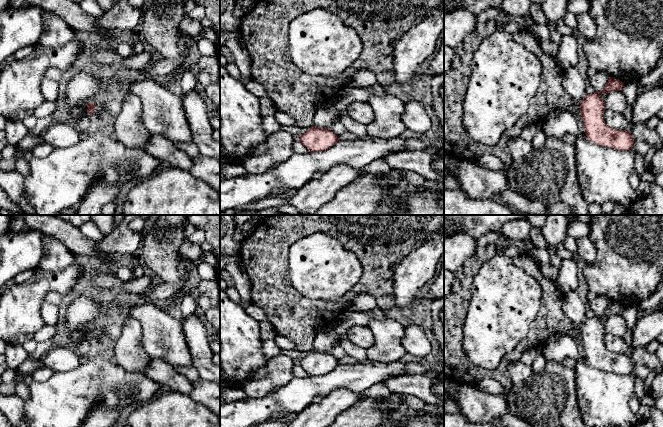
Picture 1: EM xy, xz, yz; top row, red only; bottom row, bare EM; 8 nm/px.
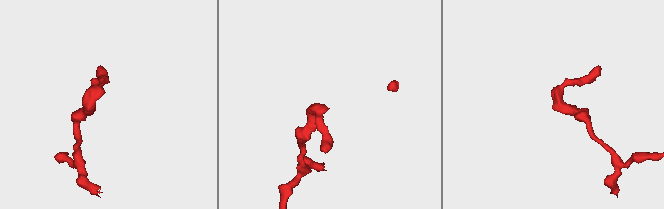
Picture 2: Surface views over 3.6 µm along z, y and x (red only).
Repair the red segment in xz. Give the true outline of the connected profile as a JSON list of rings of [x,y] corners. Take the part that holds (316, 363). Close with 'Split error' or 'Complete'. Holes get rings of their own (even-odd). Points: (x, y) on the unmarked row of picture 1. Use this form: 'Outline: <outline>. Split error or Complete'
Outline: [[[316,350],[309,352],[309,354],[298,361],[298,363],[309,376],[327,374],[340,364],[340,362],[328,352],[319,352]]]. Complete

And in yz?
Outline: [[[609,301],[605,312],[601,316],[586,318],[580,327],[580,339],[584,346],[586,361],[595,368],[621,375],[633,373],[635,362],[629,355],[616,354],[606,349],[603,343],[605,325],[601,318],[621,315],[624,307]]]. Complete

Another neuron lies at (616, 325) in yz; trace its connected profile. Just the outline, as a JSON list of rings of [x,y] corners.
[[[622,315],[610,316],[604,327],[605,333],[620,337],[624,339],[627,344],[631,342],[632,330],[628,328],[628,325]]]

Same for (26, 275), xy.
[[[30,269],[24,272],[21,272],[17,274],[13,280],[15,281],[16,284],[21,284],[27,280],[29,280],[34,274],[35,274],[35,269]]]

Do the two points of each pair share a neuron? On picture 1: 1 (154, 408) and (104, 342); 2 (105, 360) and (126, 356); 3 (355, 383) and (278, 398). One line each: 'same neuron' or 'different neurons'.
1: different neurons
2: different neurons
3: same neuron

